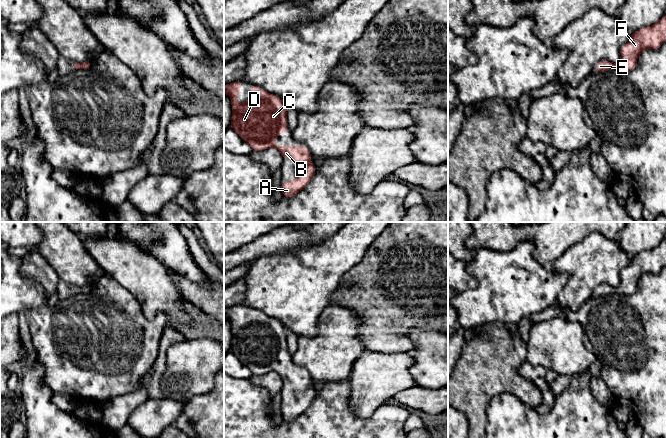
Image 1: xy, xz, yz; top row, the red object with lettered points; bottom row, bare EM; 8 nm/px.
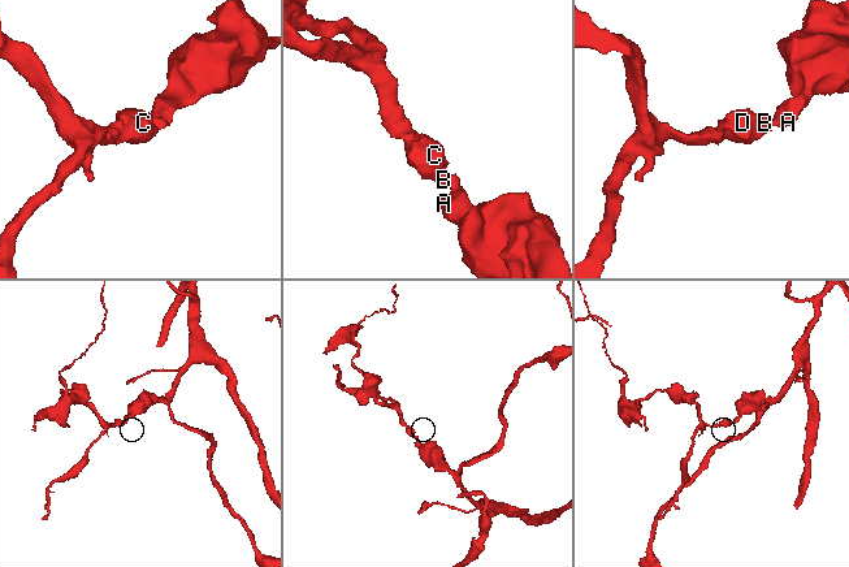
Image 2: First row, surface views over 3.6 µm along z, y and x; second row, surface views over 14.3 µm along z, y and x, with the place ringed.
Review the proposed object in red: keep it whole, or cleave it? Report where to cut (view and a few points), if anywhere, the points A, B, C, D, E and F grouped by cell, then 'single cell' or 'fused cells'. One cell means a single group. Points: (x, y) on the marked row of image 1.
no cut | A B C D E F | single cell

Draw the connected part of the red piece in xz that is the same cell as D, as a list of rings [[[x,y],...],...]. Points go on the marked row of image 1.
[[[240,81],[224,85],[224,93],[231,98],[232,118],[230,127],[254,151],[276,148],[283,159],[293,160],[299,170],[296,179],[281,183],[281,192],[286,198],[293,198],[312,179],[316,166],[311,162],[307,146],[277,146],[275,138],[289,130],[287,106],[283,100],[255,85],[250,86],[248,101],[237,102]]]

